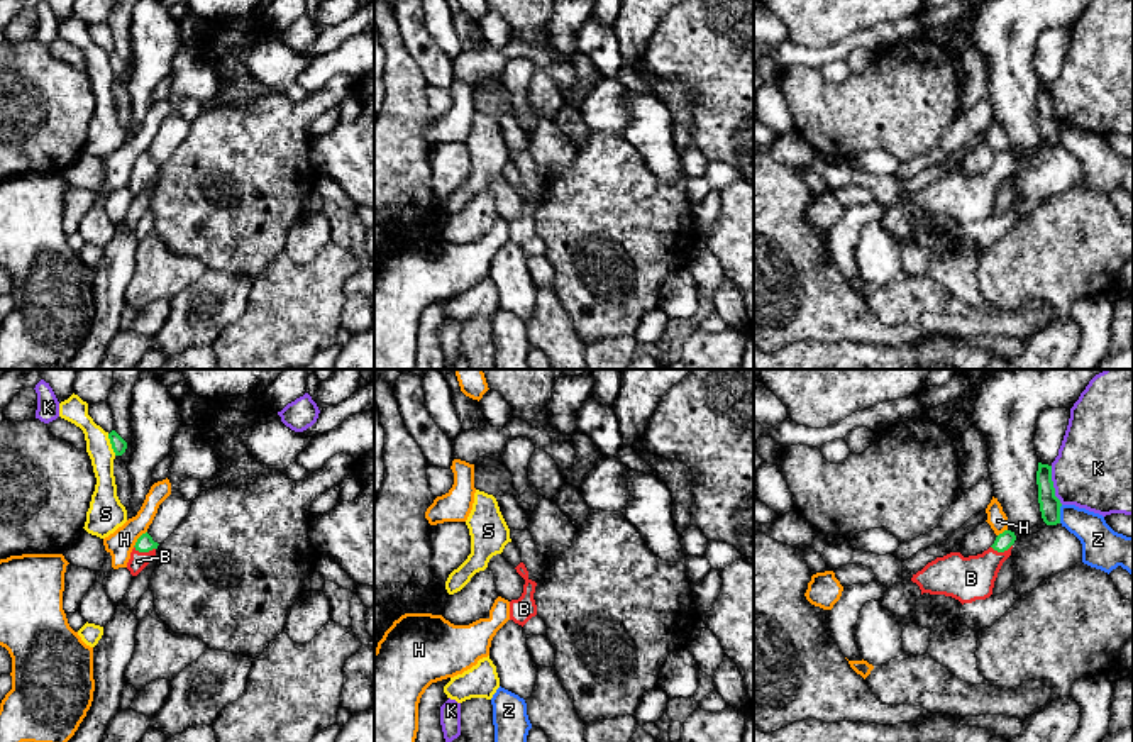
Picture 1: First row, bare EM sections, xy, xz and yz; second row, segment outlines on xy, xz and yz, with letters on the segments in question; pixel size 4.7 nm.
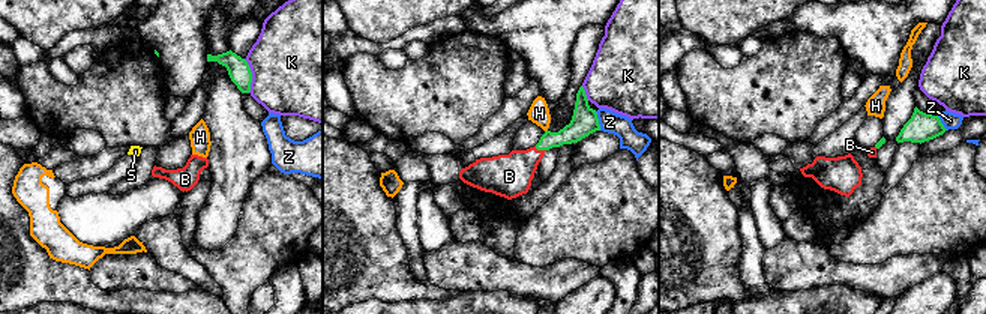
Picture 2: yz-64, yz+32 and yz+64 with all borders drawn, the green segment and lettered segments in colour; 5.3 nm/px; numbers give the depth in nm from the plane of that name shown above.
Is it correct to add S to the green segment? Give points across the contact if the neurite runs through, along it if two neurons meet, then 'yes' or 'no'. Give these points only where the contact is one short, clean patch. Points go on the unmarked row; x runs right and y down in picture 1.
border xy (107, 55), (116, 75); no

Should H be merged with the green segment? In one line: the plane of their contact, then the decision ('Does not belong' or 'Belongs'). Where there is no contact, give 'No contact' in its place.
Touches green in xy. Does not belong

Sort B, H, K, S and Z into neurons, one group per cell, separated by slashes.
B / H / K / S / Z

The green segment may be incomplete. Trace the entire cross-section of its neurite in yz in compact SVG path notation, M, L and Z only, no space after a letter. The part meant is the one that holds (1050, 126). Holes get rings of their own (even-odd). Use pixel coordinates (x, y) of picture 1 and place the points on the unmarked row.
M1038 83L1036 105L1038 105L1038 124L1043 142L1047 146L1060 144L1062 124L1055 117L1055 108L1052 102L1052 86Z

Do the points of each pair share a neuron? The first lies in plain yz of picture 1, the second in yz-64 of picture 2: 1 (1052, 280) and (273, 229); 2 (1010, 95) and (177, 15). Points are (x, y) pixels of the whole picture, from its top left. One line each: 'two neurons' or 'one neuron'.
1: one neuron
2: two neurons

